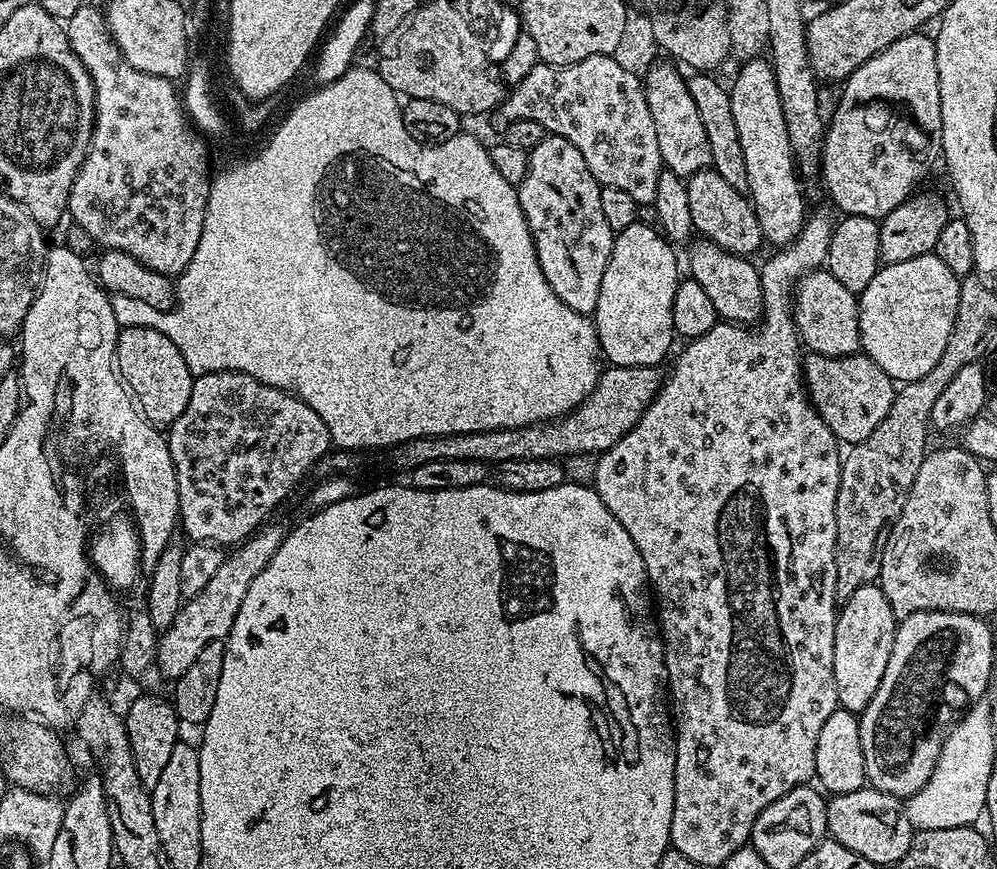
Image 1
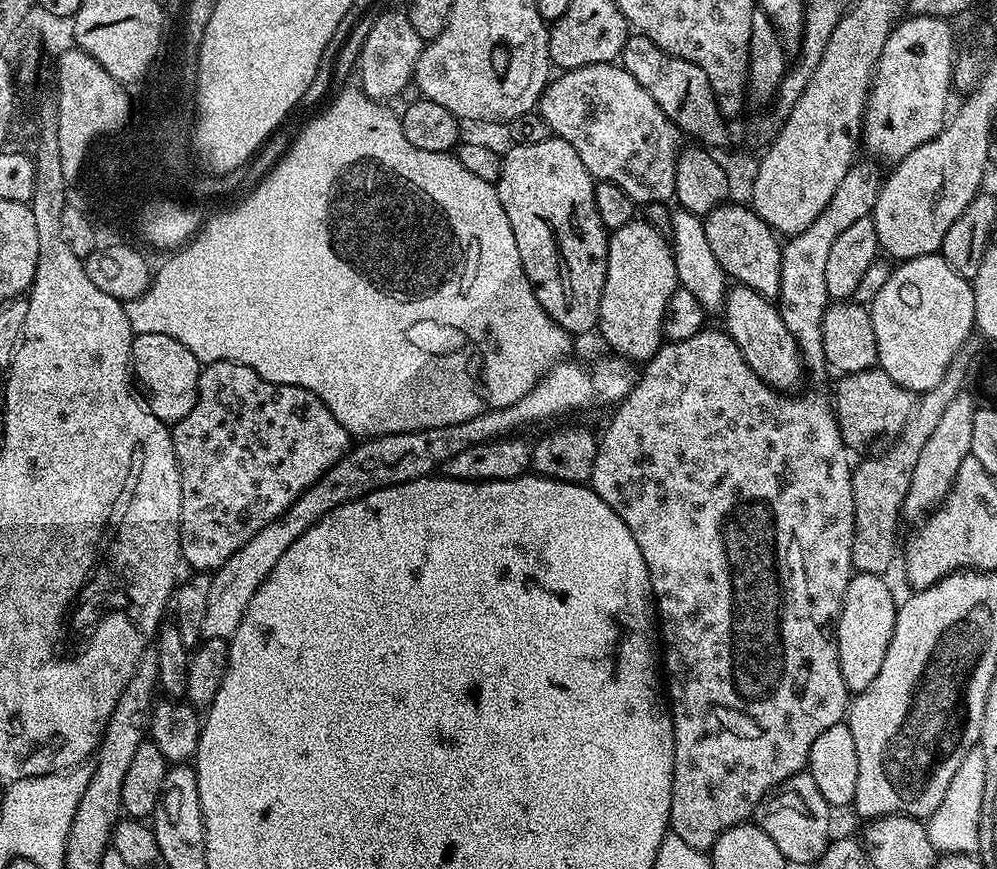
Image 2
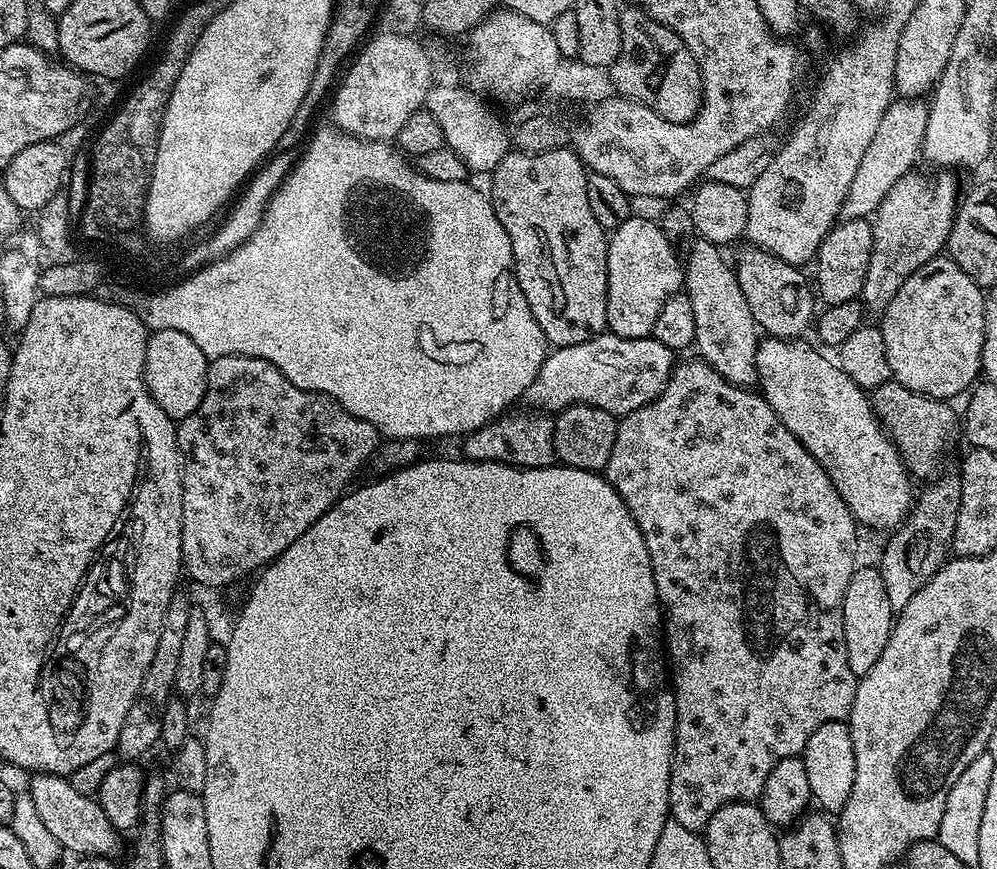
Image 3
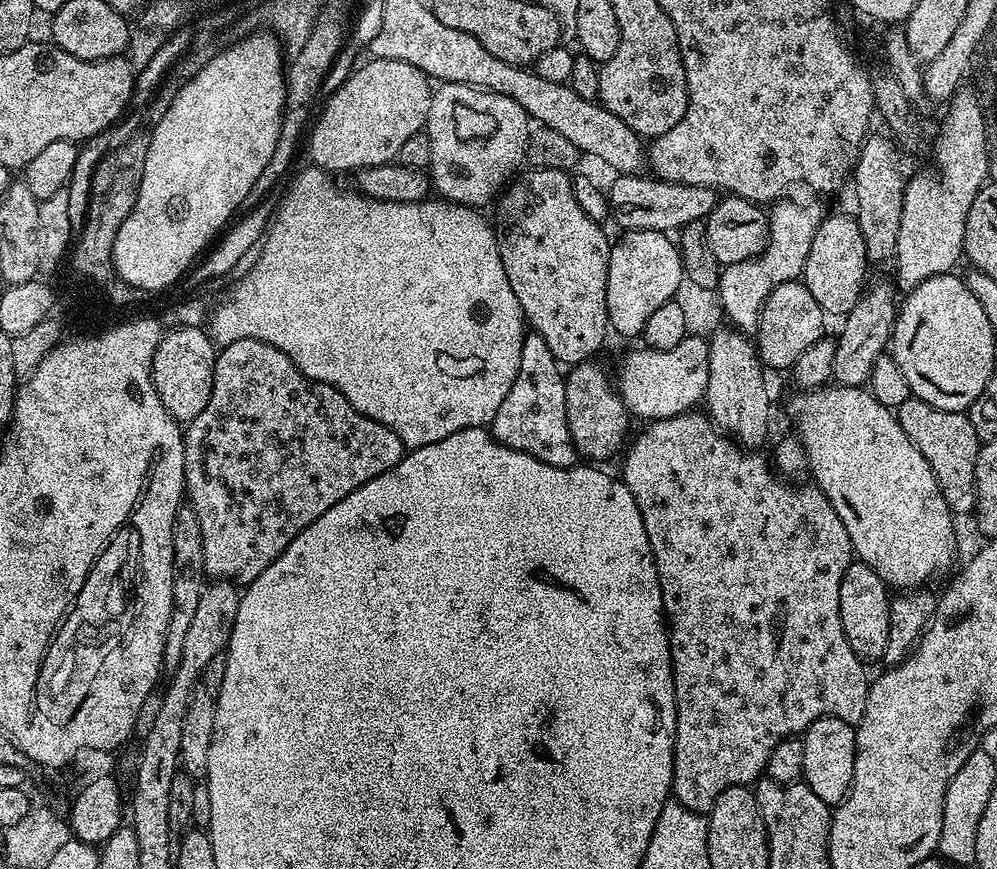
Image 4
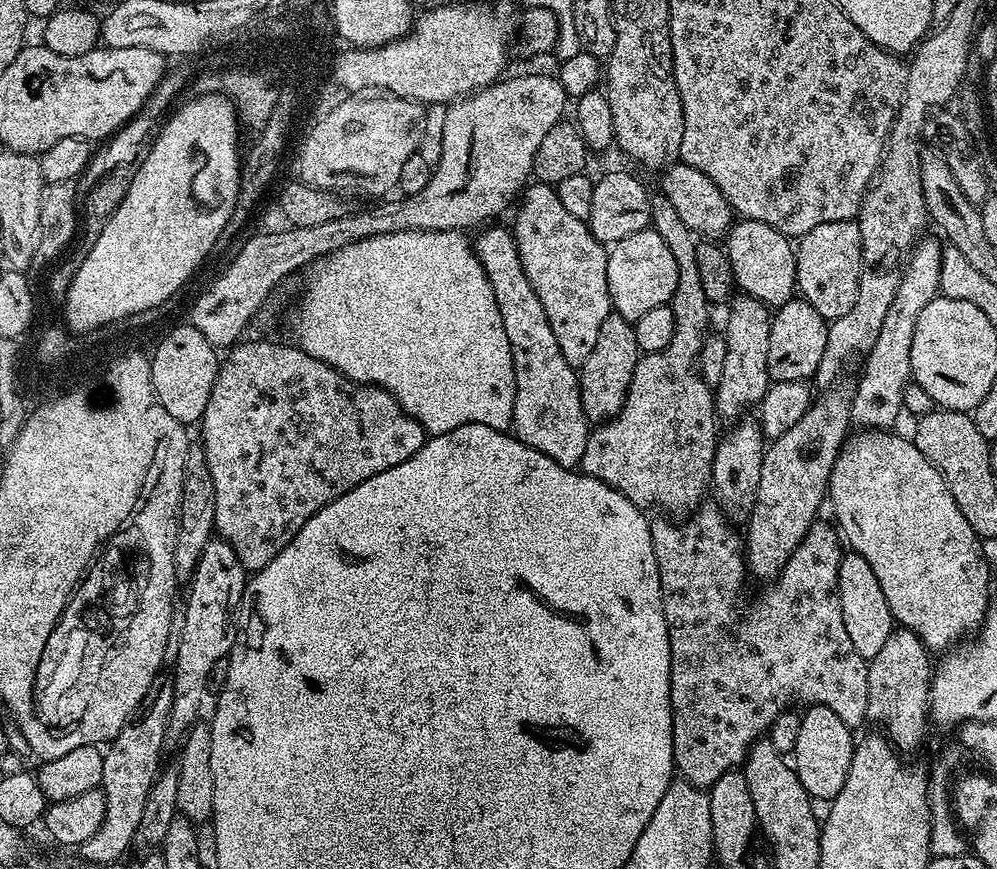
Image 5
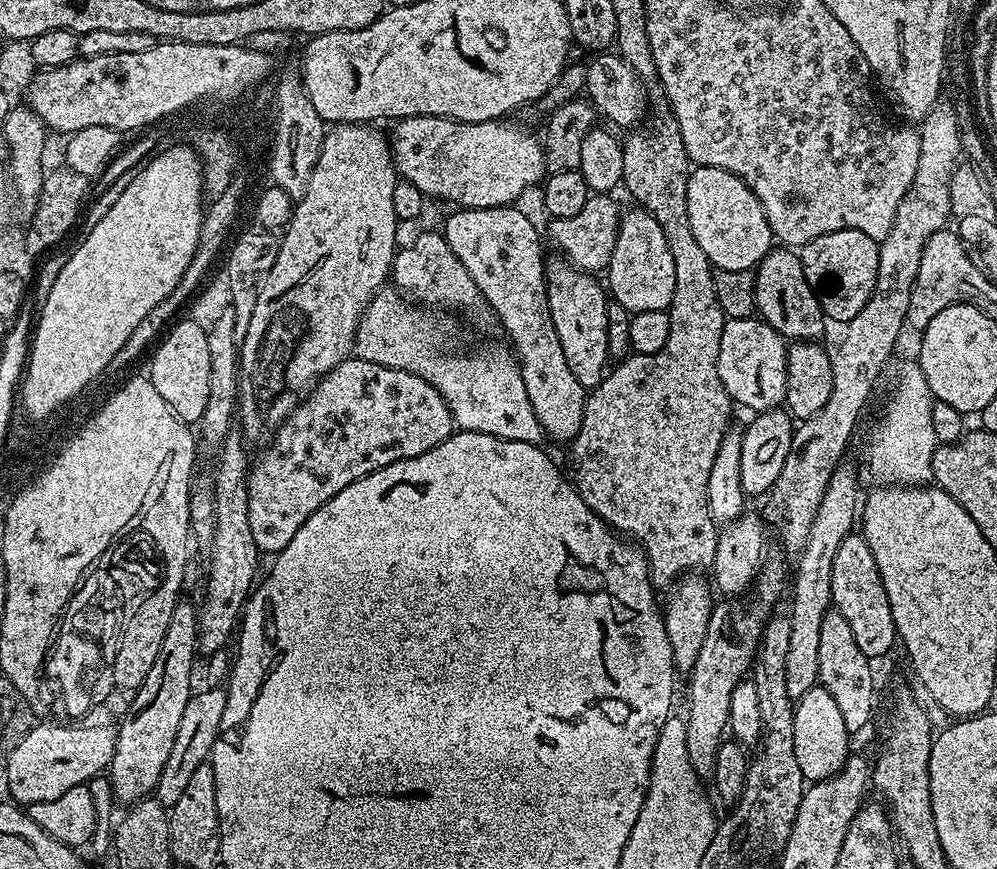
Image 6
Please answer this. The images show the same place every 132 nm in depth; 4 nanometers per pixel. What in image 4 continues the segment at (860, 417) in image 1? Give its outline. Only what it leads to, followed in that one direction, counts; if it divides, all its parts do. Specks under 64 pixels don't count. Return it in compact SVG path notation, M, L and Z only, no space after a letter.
M910 398L895 409L896 420L906 430L906 438L922 450L922 458L930 462L930 470L934 470L934 478L938 478L938 486L942 490L942 498L946 498L948 509L957 517L973 511L976 506L976 483L974 482L974 466L978 462L981 440L974 434L974 426L970 426L970 418L963 412L938 410L938 406L930 406L930 402Z

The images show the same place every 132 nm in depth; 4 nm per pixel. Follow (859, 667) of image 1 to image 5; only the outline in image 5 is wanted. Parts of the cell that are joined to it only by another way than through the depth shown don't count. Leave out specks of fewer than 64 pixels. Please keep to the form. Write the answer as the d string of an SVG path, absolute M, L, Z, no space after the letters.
M854 551L841 555L838 566L838 590L842 622L846 622L846 634L850 634L850 643L854 645L854 650L858 650L858 654L862 654L864 660L872 660L874 654L882 650L886 638L890 638L894 621L890 606L886 602L886 594L882 594L882 586L878 586L878 578L874 575L870 562L866 562L866 558Z

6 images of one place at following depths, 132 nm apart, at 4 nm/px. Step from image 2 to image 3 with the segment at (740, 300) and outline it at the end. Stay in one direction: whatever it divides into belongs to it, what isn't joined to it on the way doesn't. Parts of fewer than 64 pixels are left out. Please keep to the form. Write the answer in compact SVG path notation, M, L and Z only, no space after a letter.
M764 336L756 351L756 379L758 391L778 414L778 418L806 446L806 450L820 463L830 482L842 494L842 502L856 519L857 525L877 528L887 533L895 530L904 521L914 503L913 477L900 459L896 445L888 438L887 432L880 426L876 411L872 408L869 393L858 387L849 376L841 370L839 363L832 360L819 347L811 348L807 339L779 340L773 336Z

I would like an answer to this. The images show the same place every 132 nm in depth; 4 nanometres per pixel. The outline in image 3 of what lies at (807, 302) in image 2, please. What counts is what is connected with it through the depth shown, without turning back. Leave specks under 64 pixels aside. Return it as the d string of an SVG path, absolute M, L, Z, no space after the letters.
M898 98L892 102L874 132L873 141L866 146L866 151L862 154L861 165L858 166L843 200L841 219L860 220L875 215L882 198L889 193L891 186L915 167L916 160L919 161L927 117L927 105L921 99Z

